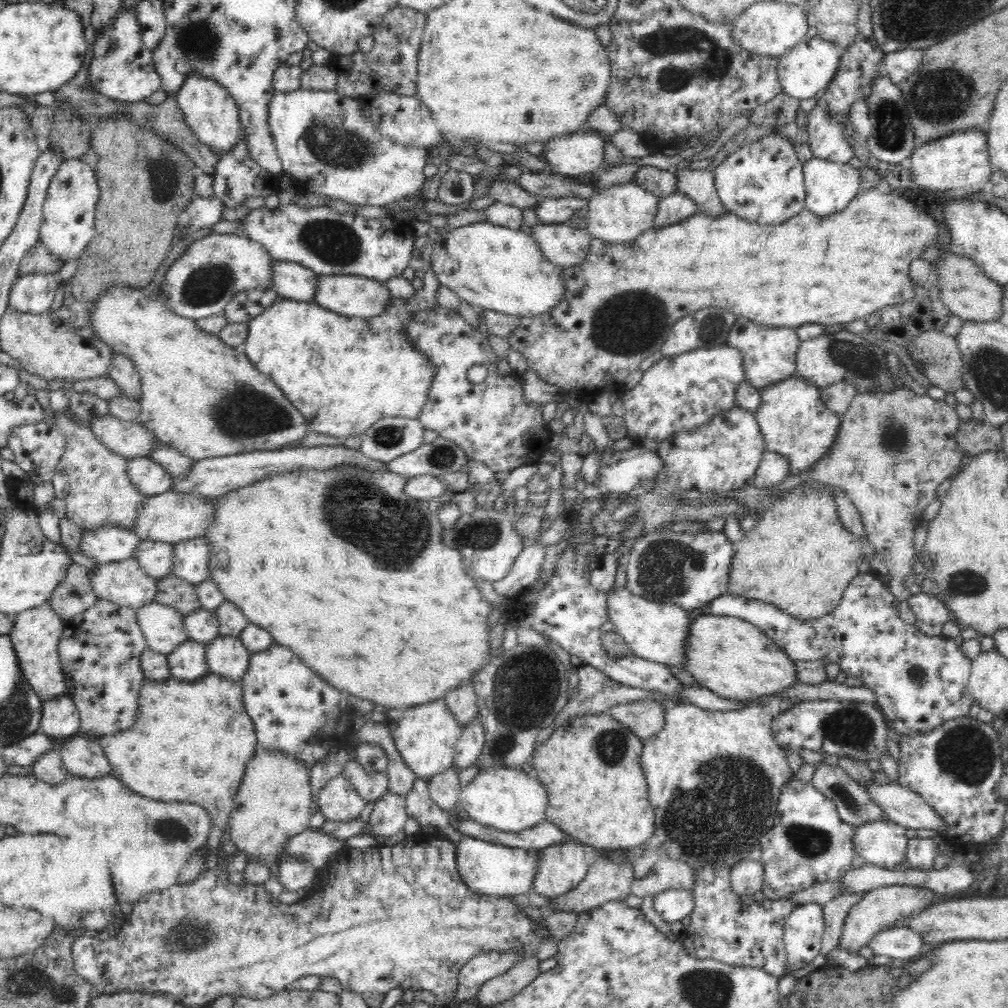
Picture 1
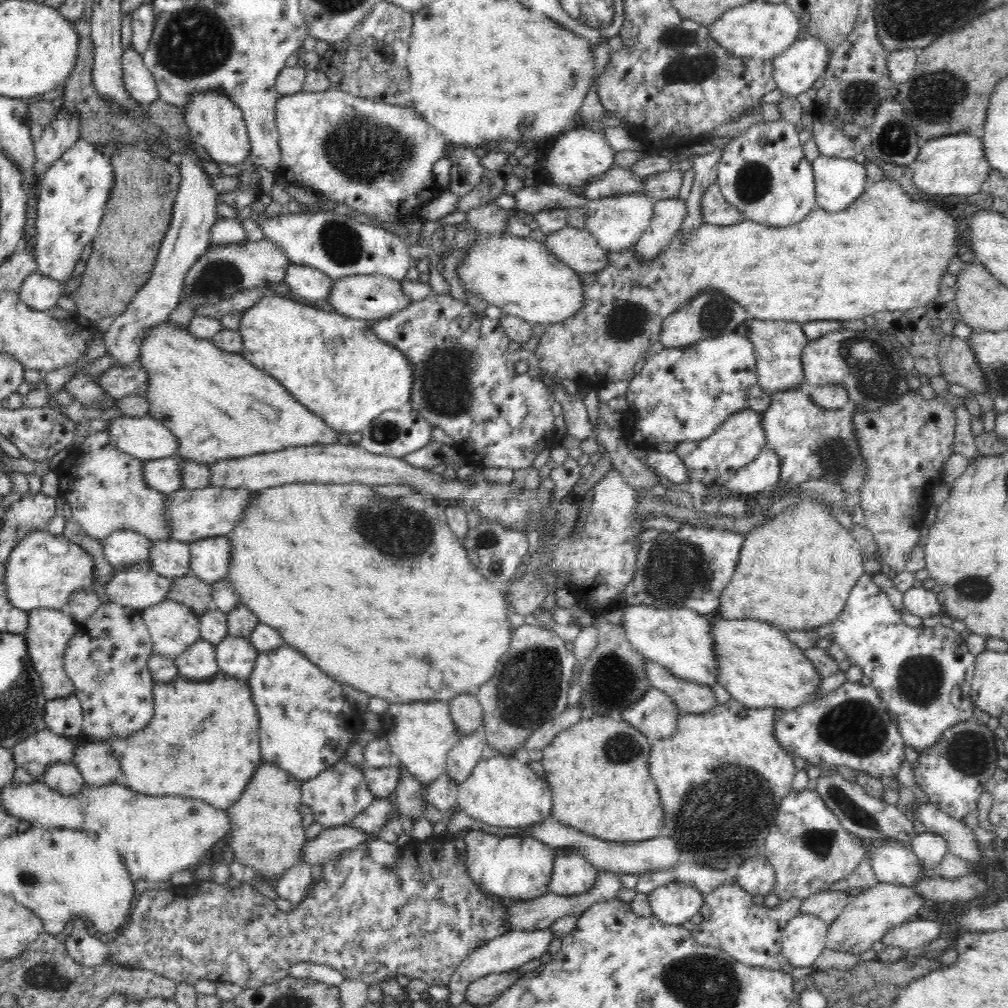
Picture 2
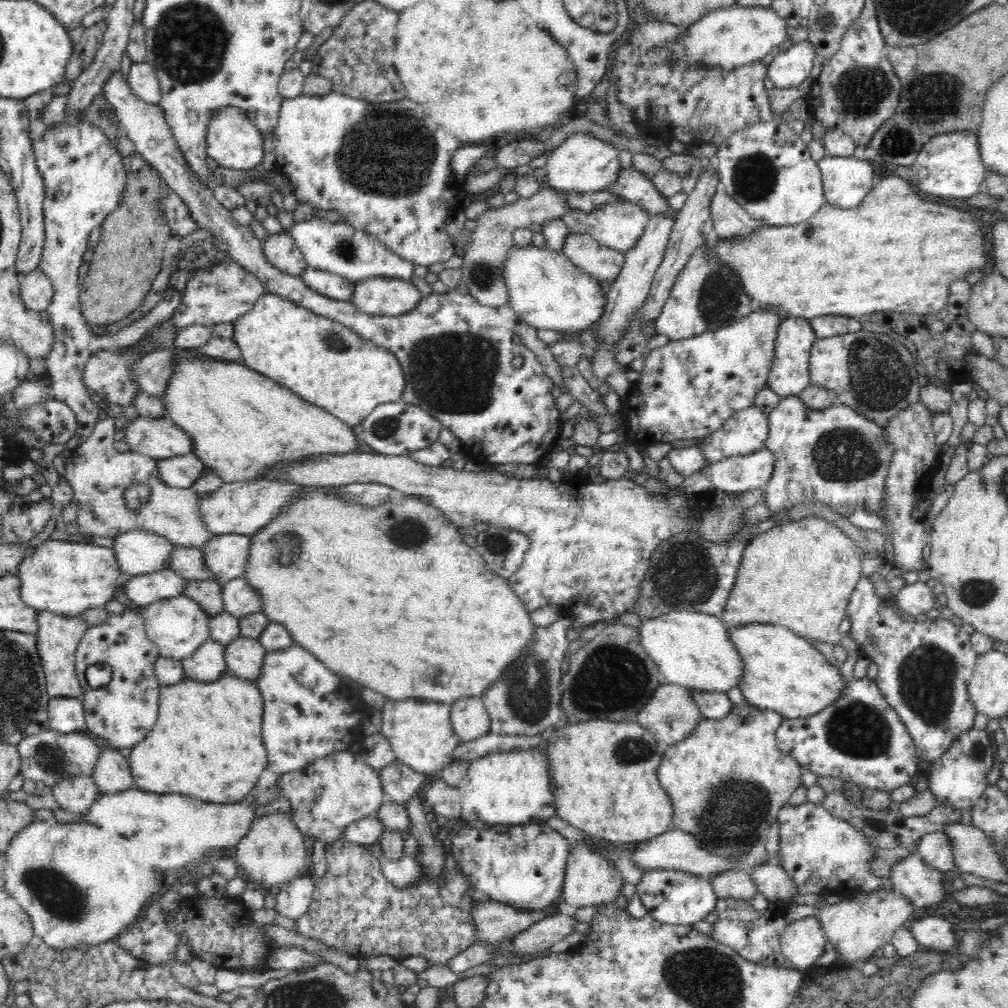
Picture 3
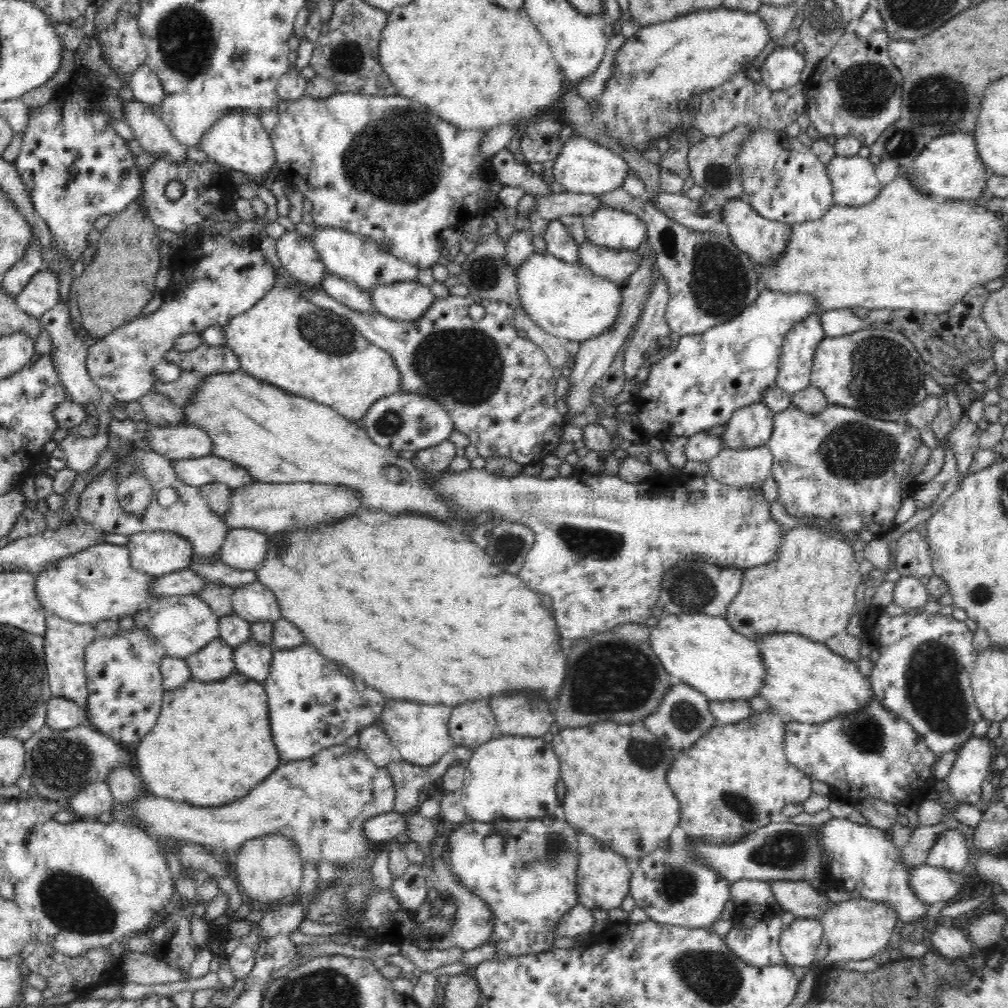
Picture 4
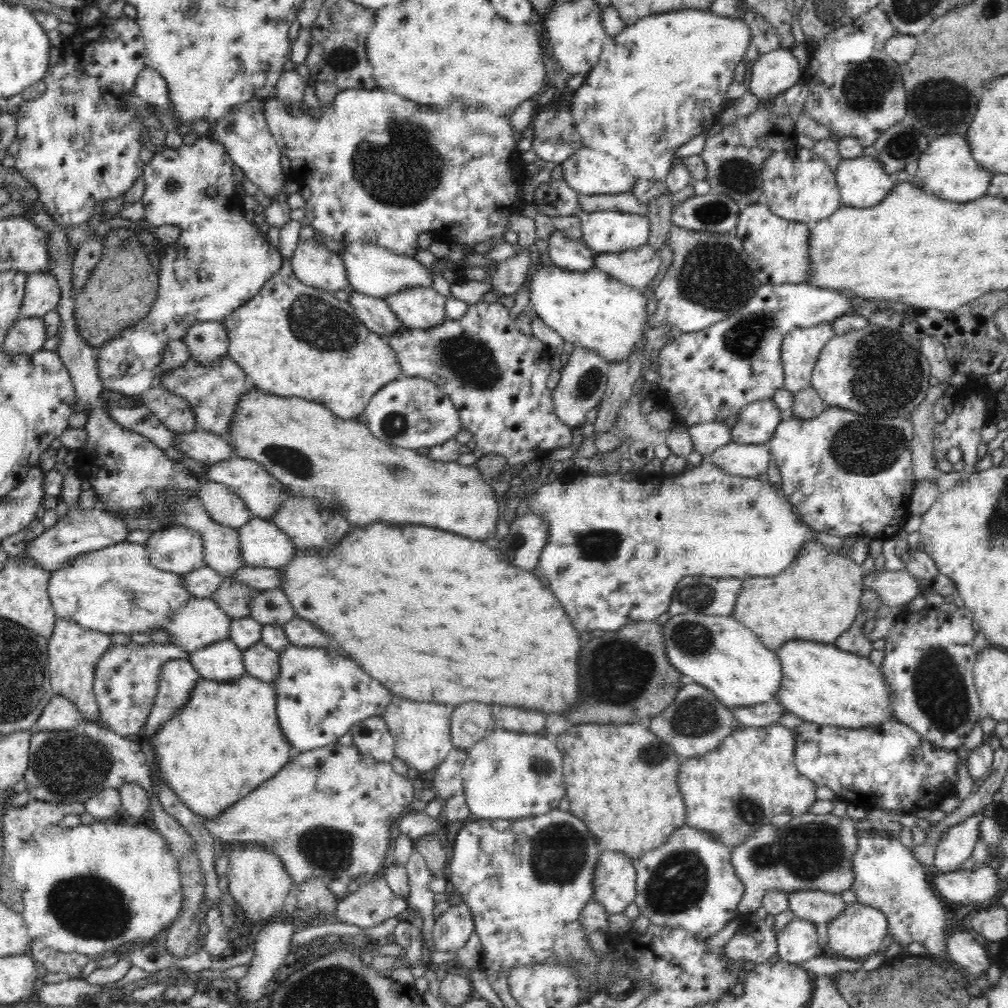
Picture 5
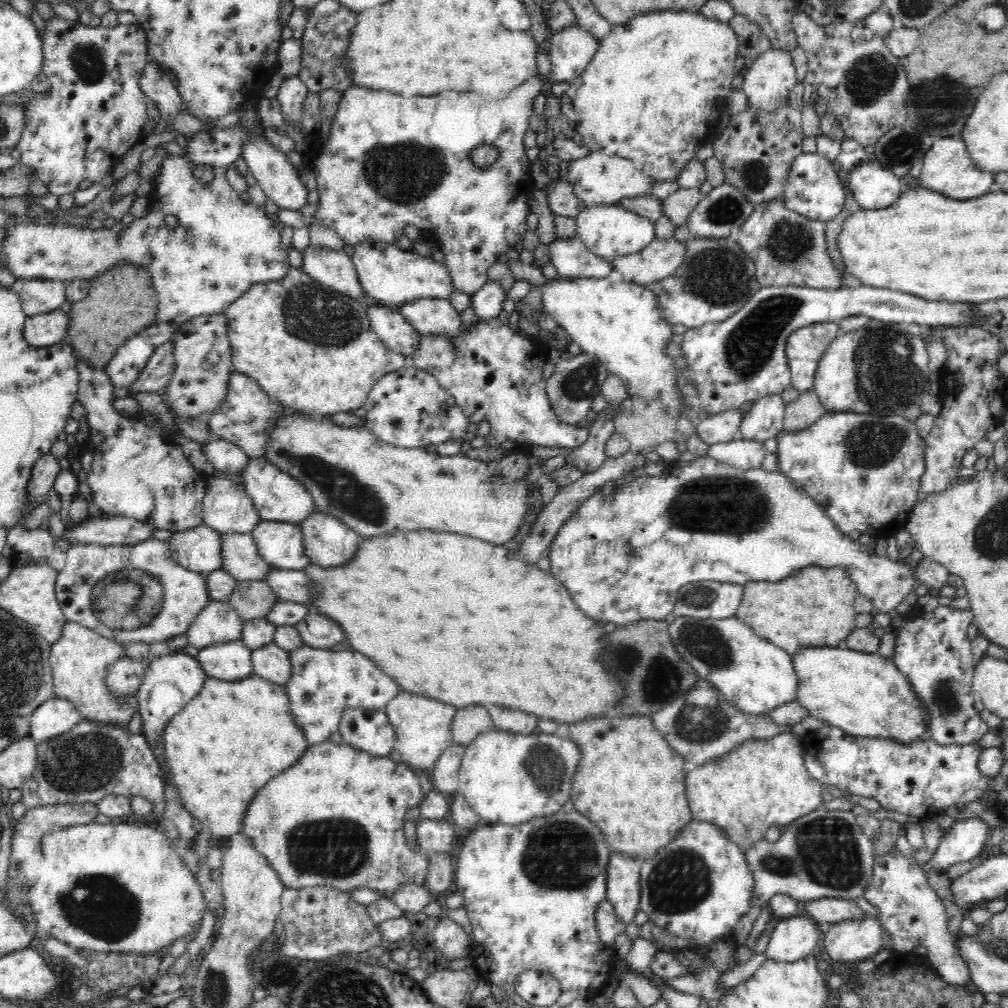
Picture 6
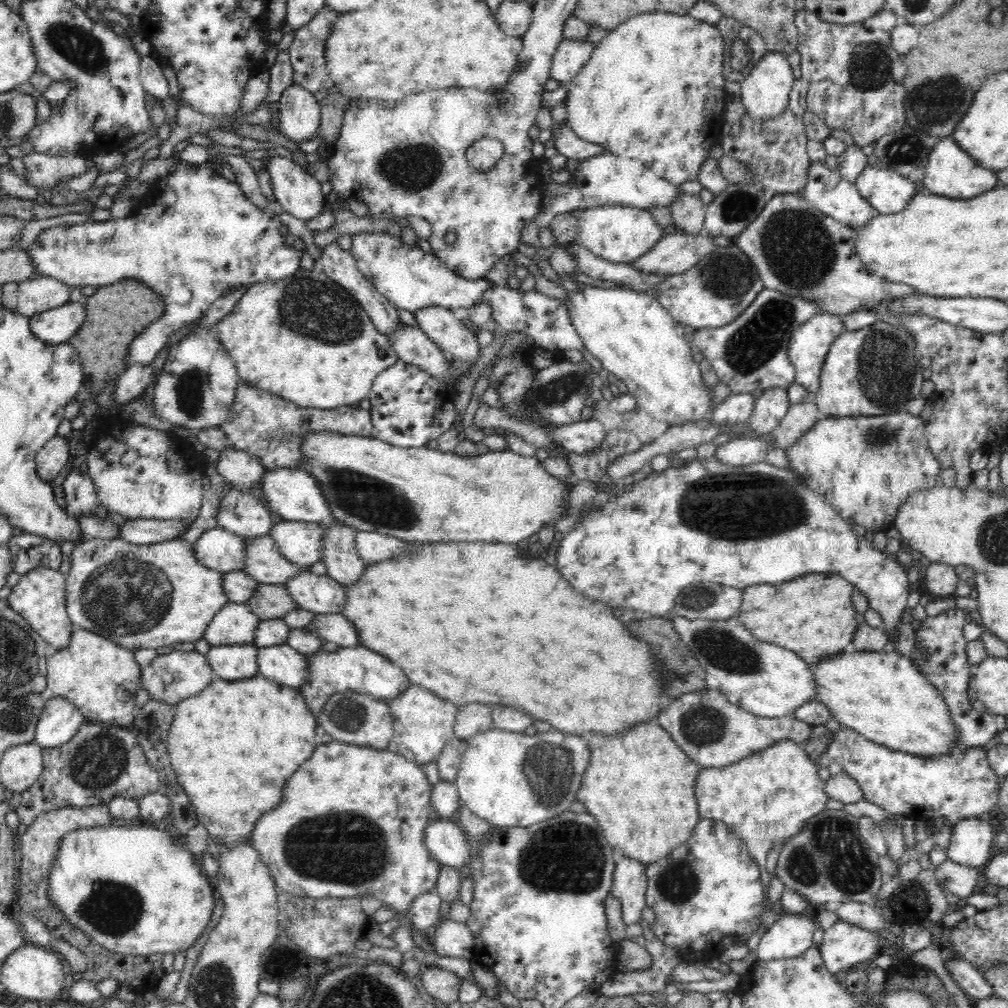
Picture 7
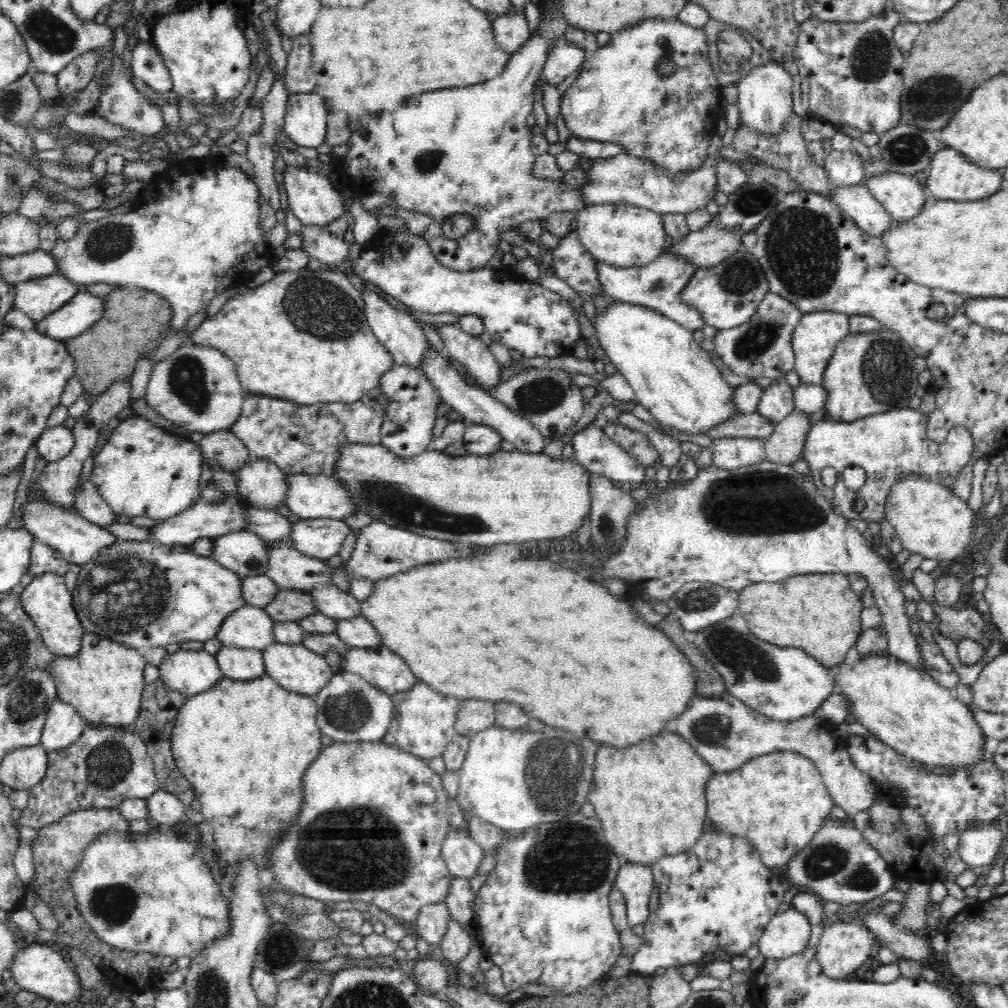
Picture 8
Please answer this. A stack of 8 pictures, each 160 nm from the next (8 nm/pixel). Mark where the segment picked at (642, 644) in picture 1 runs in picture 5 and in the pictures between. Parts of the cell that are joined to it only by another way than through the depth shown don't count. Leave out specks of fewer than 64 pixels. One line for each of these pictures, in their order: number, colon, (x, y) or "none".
2: (680, 639)
3: (692, 649)
4: (705, 652)
5: (718, 652)

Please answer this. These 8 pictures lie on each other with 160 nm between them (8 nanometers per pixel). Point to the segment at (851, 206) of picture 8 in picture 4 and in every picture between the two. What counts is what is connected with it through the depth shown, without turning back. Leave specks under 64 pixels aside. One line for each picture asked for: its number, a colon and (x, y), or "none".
4: (783, 180)
5: (797, 185)
6: (813, 188)
7: (826, 191)

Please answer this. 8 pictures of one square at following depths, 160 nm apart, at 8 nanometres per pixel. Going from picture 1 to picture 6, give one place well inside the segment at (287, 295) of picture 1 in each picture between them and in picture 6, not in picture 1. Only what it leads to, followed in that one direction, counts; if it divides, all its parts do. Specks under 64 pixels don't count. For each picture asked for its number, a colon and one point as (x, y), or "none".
2: (309, 284)
3: (331, 285)
4: (346, 292)
5: (372, 311)
6: (396, 332)

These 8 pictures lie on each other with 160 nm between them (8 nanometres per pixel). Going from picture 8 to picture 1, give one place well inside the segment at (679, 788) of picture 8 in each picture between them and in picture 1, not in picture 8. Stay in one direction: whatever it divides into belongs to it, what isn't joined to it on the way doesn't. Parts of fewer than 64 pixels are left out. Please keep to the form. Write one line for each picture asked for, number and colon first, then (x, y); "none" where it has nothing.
1: (599, 799)
2: (609, 795)
3: (605, 772)
4: (614, 773)
5: (634, 804)
6: (631, 783)
7: (640, 784)

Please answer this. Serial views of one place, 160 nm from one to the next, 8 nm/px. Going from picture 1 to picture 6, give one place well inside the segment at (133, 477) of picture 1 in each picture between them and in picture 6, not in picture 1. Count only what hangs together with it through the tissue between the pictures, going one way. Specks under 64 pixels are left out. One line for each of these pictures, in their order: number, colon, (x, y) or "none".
2: (164, 474)
3: (181, 471)
4: (198, 471)
5: (261, 492)
6: (278, 497)

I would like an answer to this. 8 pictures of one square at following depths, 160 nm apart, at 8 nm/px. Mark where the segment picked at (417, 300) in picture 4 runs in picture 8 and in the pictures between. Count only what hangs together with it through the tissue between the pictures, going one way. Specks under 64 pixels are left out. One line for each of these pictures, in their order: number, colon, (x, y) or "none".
5: (417, 308)
6: (430, 316)
7: (439, 323)
8: (470, 351)

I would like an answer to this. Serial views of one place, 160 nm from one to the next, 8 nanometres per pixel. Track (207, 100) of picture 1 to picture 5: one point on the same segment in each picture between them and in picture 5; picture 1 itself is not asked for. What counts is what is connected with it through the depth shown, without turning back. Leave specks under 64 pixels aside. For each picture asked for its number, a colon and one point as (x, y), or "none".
2: (215, 122)
3: (232, 140)
4: (237, 140)
5: (243, 132)

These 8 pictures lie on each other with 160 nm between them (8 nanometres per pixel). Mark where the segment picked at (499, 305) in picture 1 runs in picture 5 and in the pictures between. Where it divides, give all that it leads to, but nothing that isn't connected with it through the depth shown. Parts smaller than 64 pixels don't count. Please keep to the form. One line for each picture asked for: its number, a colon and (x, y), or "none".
2: (519, 275)
3: (548, 290)
4: (567, 300)
5: (590, 309)

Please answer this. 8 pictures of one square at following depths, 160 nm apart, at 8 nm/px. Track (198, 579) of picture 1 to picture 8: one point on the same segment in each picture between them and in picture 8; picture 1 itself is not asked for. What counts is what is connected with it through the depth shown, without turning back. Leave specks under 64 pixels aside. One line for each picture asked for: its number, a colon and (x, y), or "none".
2: (209, 558)
3: (225, 555)
4: (244, 549)
5: (262, 543)
6: (280, 544)
7: (300, 542)
8: (322, 538)

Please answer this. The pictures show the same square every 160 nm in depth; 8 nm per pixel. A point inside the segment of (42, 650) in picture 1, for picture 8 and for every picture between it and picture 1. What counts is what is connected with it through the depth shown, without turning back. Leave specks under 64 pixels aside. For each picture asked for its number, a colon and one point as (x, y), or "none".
2: (49, 631)
3: (58, 635)
4: (64, 641)
5: (73, 651)
6: (79, 659)
7: (101, 678)
8: (104, 682)

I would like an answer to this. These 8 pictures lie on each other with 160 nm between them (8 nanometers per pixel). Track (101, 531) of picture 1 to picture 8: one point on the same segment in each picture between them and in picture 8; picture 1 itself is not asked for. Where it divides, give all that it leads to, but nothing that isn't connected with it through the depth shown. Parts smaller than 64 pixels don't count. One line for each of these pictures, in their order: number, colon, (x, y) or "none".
2: (125, 547)
3: (137, 552)
4: (158, 552)
5: (176, 549)
6: (198, 549)
7: (217, 548)
8: (246, 553)

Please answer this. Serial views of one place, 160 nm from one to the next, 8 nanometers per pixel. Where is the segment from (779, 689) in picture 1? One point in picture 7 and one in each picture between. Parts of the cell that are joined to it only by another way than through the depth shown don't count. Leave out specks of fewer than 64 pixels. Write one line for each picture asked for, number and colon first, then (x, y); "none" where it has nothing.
2: (760, 667)
3: (782, 671)
4: (805, 681)
5: (823, 684)
6: (864, 694)
7: (881, 695)

